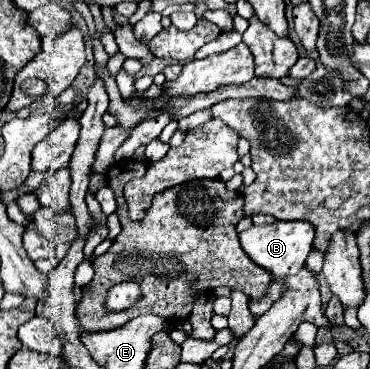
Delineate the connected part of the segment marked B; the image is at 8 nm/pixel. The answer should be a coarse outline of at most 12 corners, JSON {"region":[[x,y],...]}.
{"region":[[309,221],[239,233],[243,251],[277,279],[297,273],[313,247]]}

